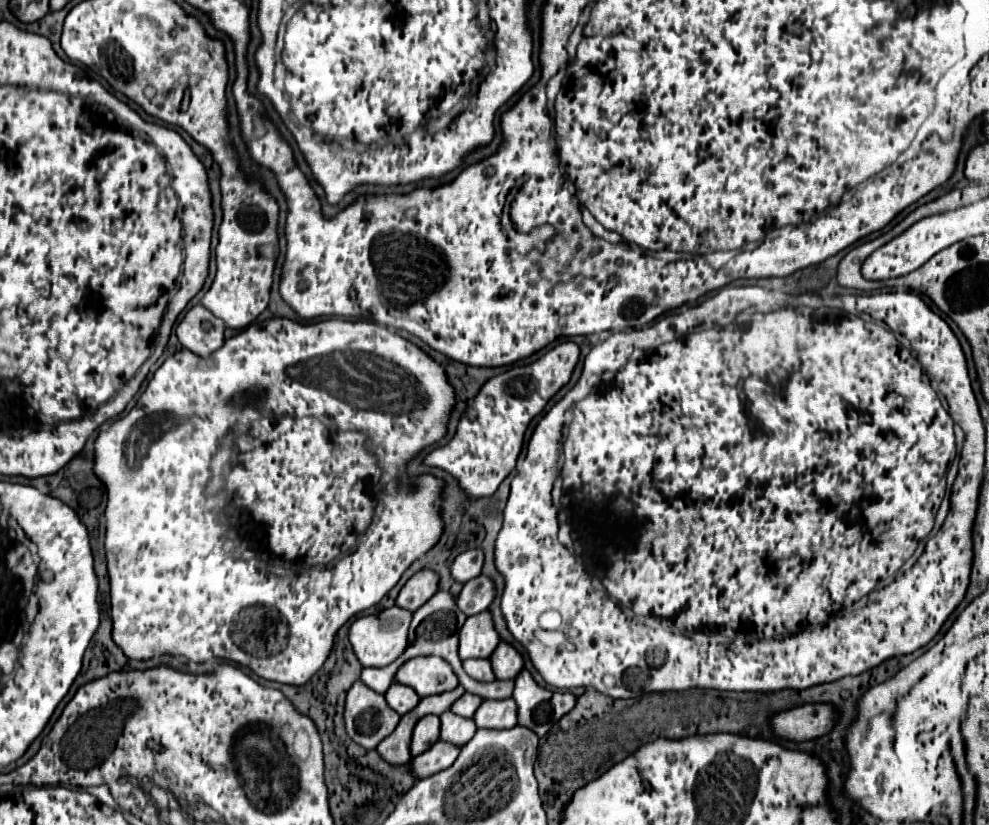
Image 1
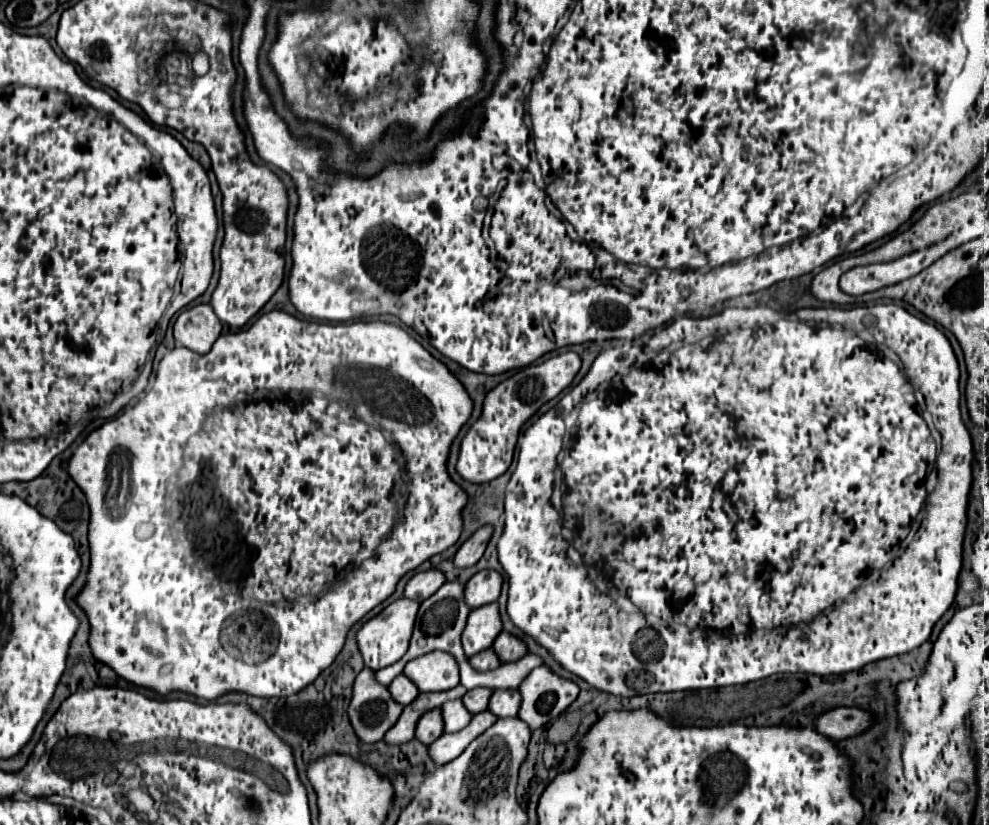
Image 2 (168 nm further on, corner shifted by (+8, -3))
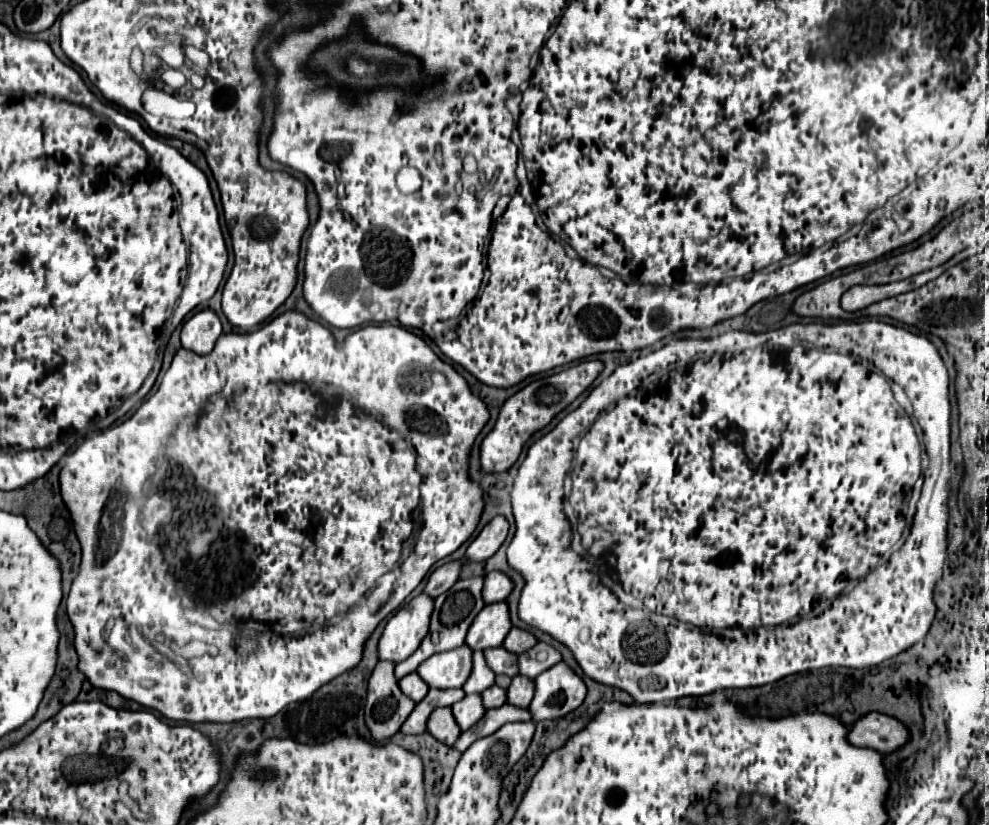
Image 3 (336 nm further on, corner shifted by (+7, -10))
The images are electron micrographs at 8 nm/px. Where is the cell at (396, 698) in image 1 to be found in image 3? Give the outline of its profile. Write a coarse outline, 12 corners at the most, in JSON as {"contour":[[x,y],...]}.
{"contour":[[417,672],[399,680],[403,694],[421,702],[429,690]]}

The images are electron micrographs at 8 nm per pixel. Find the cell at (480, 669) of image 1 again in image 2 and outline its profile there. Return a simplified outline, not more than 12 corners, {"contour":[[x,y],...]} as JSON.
{"contour":[[492,649],[470,657],[476,671],[500,667]]}

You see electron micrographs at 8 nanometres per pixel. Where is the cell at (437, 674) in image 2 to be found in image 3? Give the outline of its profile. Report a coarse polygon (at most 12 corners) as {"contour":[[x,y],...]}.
{"contour":[[473,650],[433,654],[419,668],[431,688],[461,688]]}

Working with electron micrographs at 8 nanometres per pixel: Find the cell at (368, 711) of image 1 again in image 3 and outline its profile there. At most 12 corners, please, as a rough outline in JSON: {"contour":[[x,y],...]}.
{"contour":[[395,662],[369,678],[365,724],[375,740],[399,732],[413,712]]}

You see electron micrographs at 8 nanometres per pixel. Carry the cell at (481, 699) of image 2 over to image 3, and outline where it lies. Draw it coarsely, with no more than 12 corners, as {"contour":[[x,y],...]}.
{"contour":[[493,684],[483,696],[483,706],[499,708],[507,702],[507,690]]}

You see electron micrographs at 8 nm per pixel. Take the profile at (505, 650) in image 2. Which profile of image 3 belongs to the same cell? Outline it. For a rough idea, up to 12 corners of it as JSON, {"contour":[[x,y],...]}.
{"contour":[[511,628],[503,646],[523,654],[537,638],[521,628]]}

